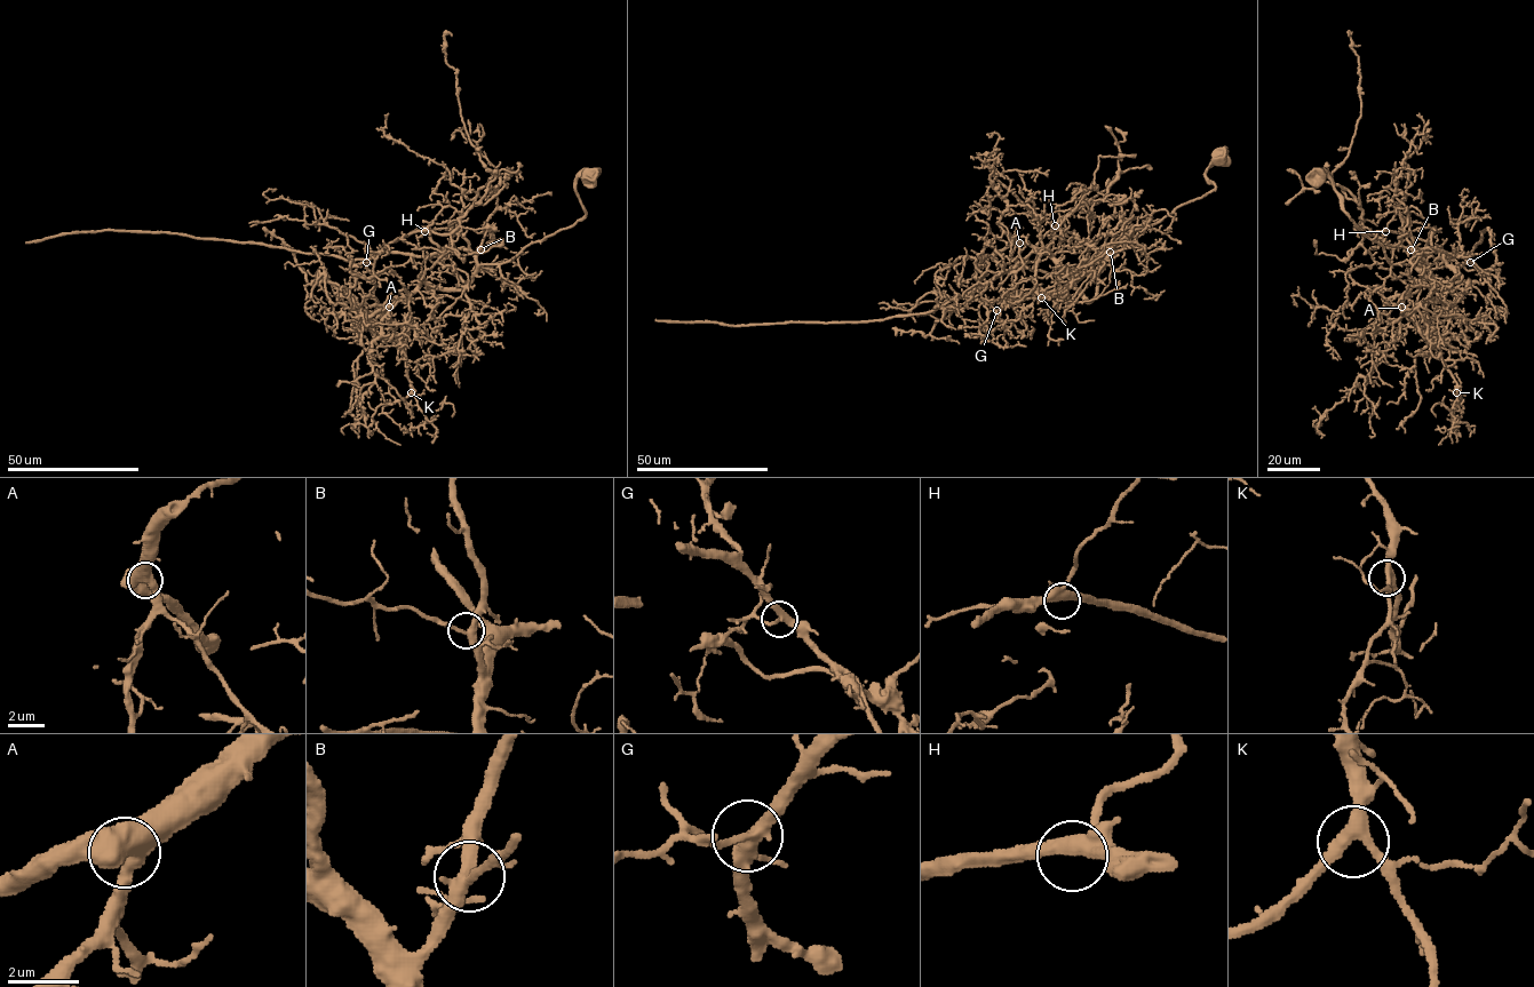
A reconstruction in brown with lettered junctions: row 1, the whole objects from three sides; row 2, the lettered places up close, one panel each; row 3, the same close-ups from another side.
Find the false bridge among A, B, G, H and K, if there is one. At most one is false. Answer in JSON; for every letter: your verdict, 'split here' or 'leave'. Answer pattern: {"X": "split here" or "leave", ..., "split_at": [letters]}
{"A": "leave", "B": "leave", "G": "split here", "H": "leave", "K": "leave", "split_at": ["G"]}

